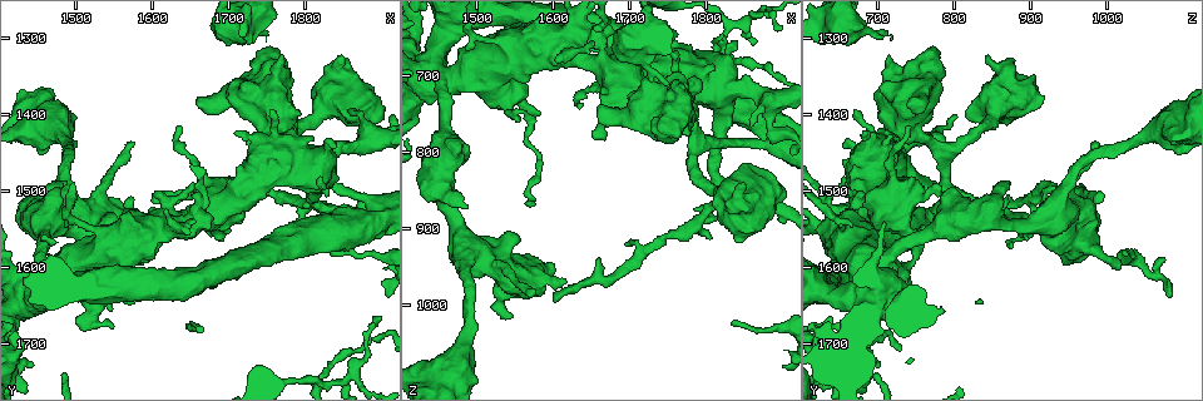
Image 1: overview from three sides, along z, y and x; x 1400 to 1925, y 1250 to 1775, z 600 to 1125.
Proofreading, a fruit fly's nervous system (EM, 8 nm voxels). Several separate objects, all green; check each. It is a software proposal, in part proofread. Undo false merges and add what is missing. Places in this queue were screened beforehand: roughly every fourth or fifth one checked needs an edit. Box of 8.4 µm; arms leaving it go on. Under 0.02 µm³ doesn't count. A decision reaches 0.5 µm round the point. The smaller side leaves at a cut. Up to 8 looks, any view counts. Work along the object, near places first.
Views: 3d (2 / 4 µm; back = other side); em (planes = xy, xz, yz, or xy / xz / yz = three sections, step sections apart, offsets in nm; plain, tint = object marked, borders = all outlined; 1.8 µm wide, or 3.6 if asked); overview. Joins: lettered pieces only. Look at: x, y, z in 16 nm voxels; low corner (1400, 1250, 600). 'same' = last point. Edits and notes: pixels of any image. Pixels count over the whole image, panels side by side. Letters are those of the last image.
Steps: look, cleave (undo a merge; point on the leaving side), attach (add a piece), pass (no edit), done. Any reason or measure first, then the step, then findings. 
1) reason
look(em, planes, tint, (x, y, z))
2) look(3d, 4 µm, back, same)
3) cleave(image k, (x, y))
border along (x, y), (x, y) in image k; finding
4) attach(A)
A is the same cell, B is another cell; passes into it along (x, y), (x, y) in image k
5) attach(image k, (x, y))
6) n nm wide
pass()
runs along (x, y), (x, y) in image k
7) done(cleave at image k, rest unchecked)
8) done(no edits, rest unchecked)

abrupt turn
look(em, planes, plain, (1450, 1590, 710))

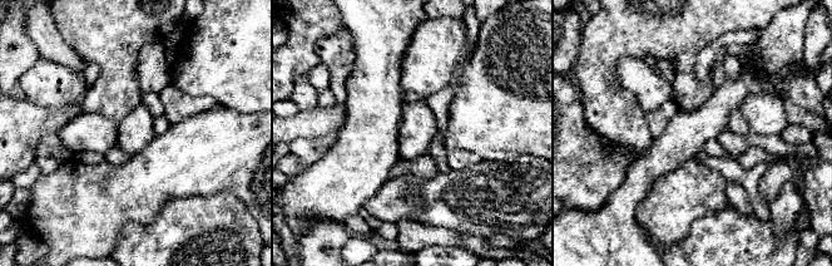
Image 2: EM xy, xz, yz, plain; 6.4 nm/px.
where the object lies
look(em, planes, tint, same)

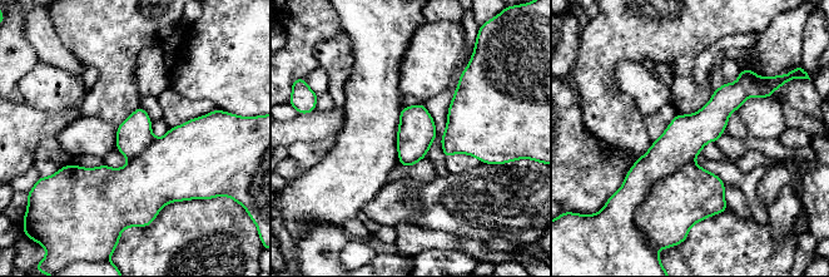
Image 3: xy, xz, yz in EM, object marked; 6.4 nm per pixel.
look(em, planes, borders, same)

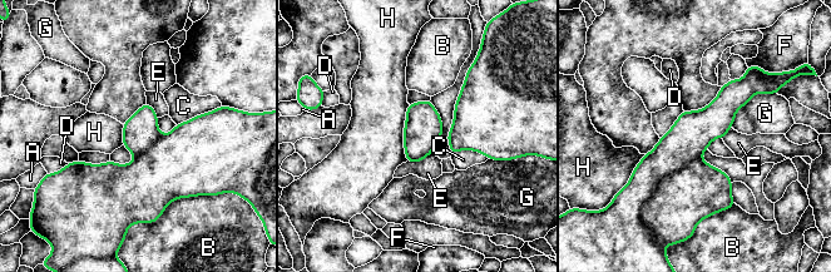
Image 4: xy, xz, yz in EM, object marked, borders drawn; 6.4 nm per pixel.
H touches over 360 nm
pass()
A, B, C, D, E, F, G and H are other cells; border along (409, 104), (404, 128), (405, 161) in image 4; continuous, no second cell

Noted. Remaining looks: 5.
three-way junction
look(3d, 2 µm, (1820, 1495, 785))

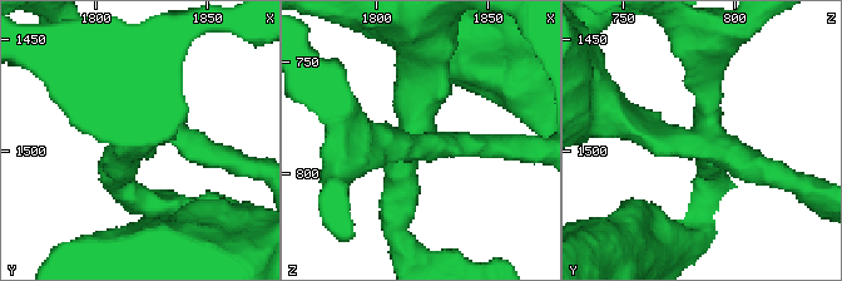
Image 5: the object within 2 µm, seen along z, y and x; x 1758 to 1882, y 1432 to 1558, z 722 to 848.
need the tissue
look(em, xy, step 4, tint, (1819, 1494, 784))

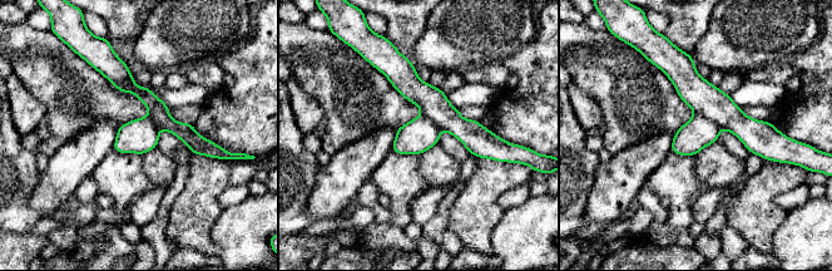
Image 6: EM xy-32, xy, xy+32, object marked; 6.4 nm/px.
another direction
look(em, xz, step 8, borders, same)

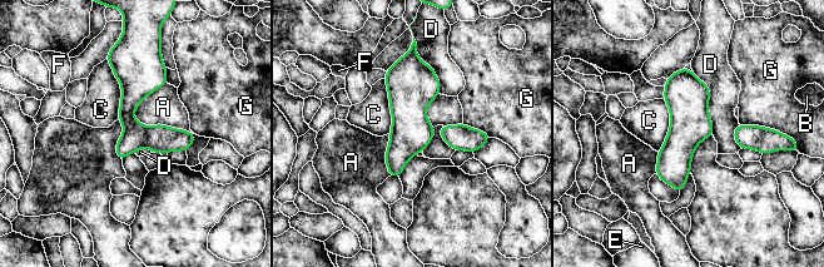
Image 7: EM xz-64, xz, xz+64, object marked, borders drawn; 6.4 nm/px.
3 arms
pass()
A, B, C, D, E, F and G are other cells; border along (165, 83), (187, 151) in image 7; all the same cell

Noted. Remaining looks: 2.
an open end
look(em, planes, borders, (1705, 1420, 685))

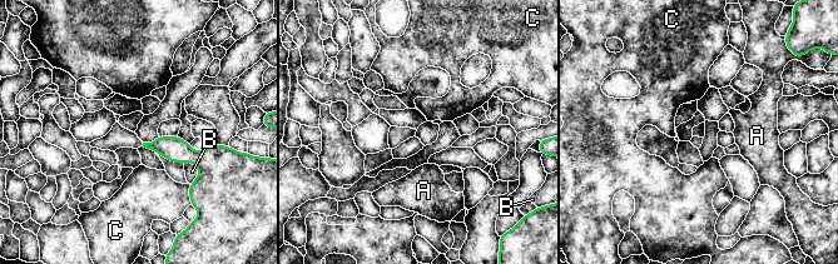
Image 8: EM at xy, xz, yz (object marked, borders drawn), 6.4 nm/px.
pass()
A, B and C are other cells; border along (188, 184), (191, 202) in image 8; no lettered piece goes on from it

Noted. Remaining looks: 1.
done(no edits, rest unchecked)

